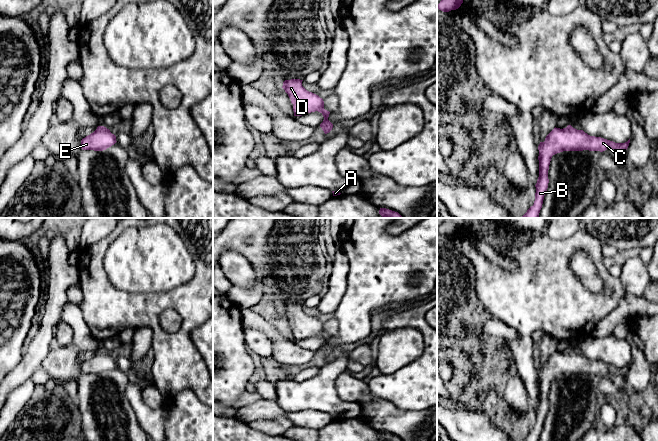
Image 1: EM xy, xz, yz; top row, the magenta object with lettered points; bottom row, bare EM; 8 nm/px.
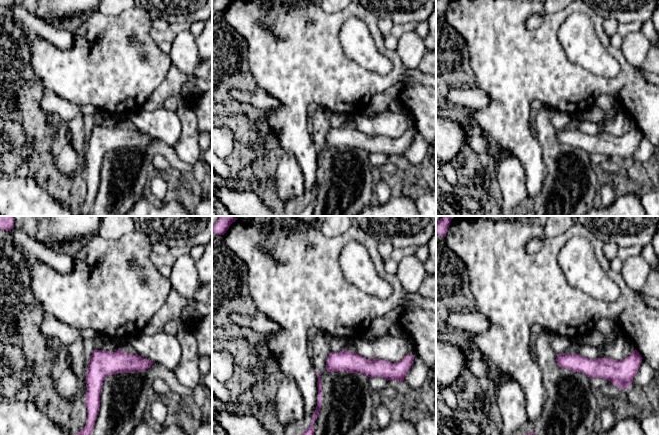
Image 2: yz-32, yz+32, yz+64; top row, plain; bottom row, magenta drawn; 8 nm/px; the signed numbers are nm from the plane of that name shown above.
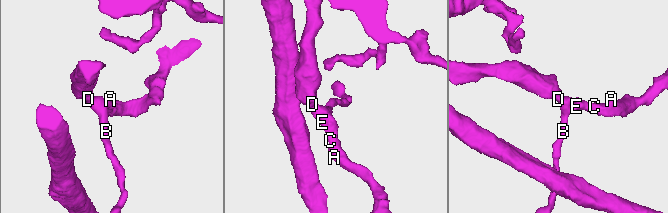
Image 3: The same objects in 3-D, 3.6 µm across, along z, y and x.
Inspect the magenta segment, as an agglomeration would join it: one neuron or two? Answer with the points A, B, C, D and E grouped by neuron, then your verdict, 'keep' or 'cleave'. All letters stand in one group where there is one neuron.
A B C D E | keep

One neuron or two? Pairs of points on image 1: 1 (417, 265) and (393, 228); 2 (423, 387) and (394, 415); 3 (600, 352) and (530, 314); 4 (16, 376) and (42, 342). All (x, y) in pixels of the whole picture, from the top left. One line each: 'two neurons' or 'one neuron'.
1: two neurons
2: two neurons
3: two neurons
4: one neuron

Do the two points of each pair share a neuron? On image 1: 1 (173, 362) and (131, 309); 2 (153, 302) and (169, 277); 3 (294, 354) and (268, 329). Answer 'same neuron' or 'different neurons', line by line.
1: same neuron
2: different neurons
3: same neuron

